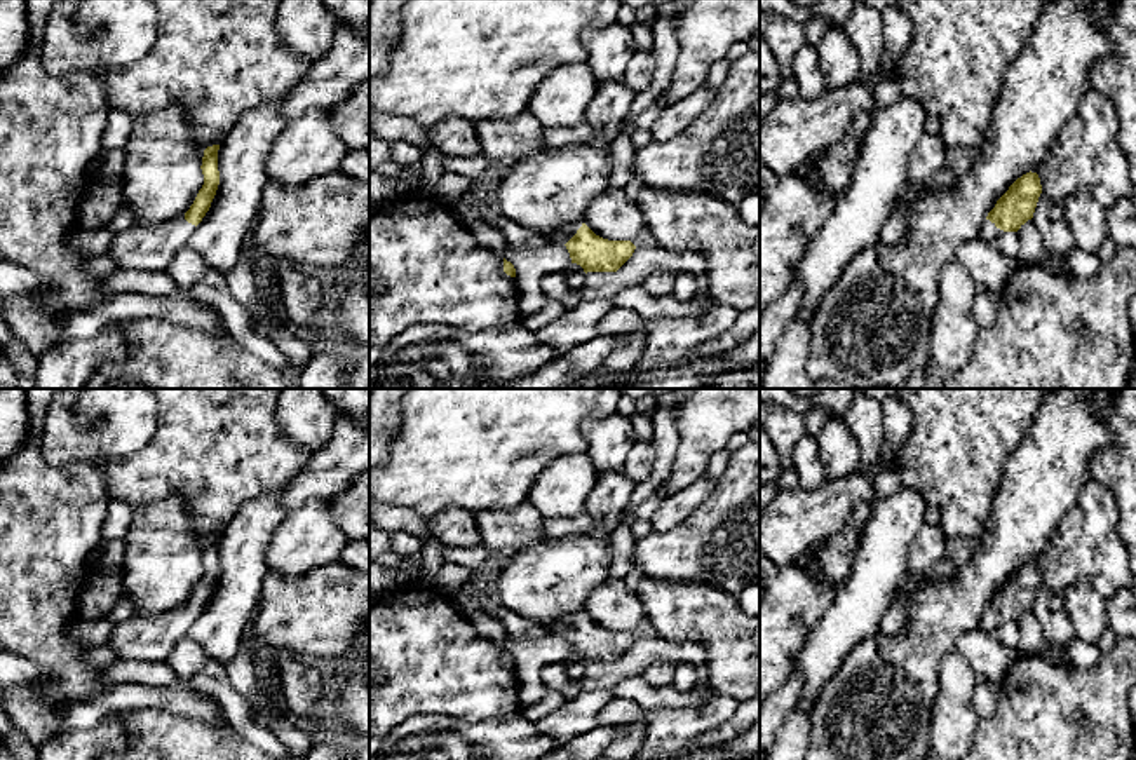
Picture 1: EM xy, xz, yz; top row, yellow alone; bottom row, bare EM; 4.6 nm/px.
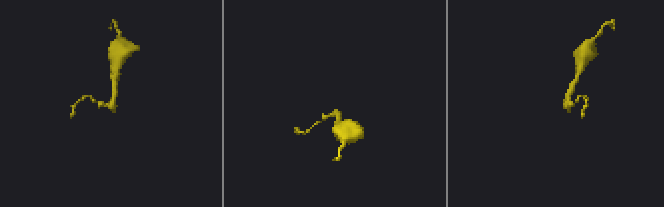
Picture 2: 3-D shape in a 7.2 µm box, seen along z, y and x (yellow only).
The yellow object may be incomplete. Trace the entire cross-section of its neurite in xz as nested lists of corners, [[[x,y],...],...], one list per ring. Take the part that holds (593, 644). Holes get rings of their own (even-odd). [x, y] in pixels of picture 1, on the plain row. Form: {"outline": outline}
{"outline": [[[585,614],[561,617],[549,624],[542,624],[549,633],[566,636],[571,654],[584,662],[617,662],[634,643],[631,631],[608,631],[596,626]]]}

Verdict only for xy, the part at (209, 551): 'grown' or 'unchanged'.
grown

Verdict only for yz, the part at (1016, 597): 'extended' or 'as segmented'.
extended

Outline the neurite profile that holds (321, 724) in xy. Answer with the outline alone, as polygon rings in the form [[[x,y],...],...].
[[[328,706],[322,713],[310,715],[310,718],[301,725],[307,727],[315,737],[331,736],[336,732],[335,713]]]

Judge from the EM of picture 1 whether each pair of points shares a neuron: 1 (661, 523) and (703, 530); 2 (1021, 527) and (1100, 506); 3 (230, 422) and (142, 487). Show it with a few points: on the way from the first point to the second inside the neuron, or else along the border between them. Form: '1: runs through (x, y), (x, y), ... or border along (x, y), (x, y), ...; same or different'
1: border along (706, 499), (680, 523), (662, 532), (654, 532); different
2: border along (1088, 483), (1042, 551); different
3: runs through (208, 438), (190, 455), (164, 468); same

